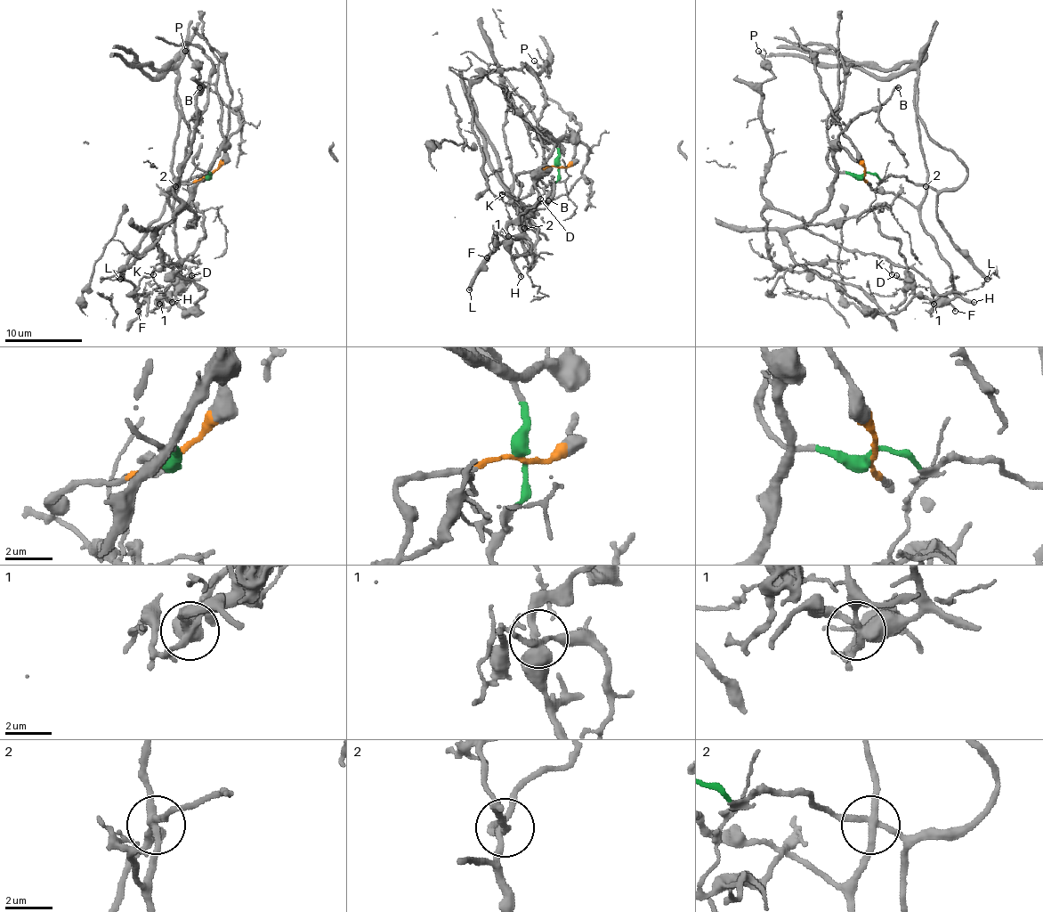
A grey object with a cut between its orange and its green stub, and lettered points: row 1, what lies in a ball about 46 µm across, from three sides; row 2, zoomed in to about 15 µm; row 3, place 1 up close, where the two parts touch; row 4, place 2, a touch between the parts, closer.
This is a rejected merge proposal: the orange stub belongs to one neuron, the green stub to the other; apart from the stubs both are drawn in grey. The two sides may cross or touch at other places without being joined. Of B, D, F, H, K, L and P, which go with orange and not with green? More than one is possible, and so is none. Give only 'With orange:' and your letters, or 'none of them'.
With orange: H, P

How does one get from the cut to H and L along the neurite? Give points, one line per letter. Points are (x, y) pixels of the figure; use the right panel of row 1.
H: (863, 175), (876, 190), (899, 193), (917, 211), (920, 224), (949, 265), (958, 293), (974, 302)
L: (863, 175), (876, 172), (881, 178), (901, 176), (932, 188), (937, 193), (937, 219), (945, 232), (988, 279)

